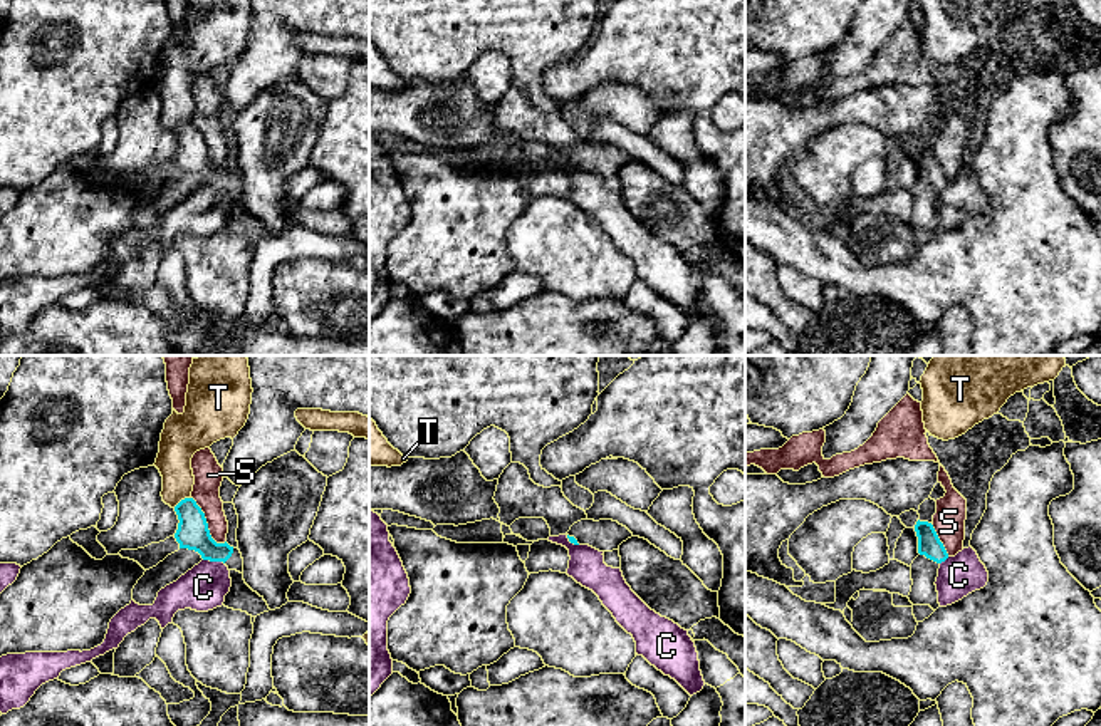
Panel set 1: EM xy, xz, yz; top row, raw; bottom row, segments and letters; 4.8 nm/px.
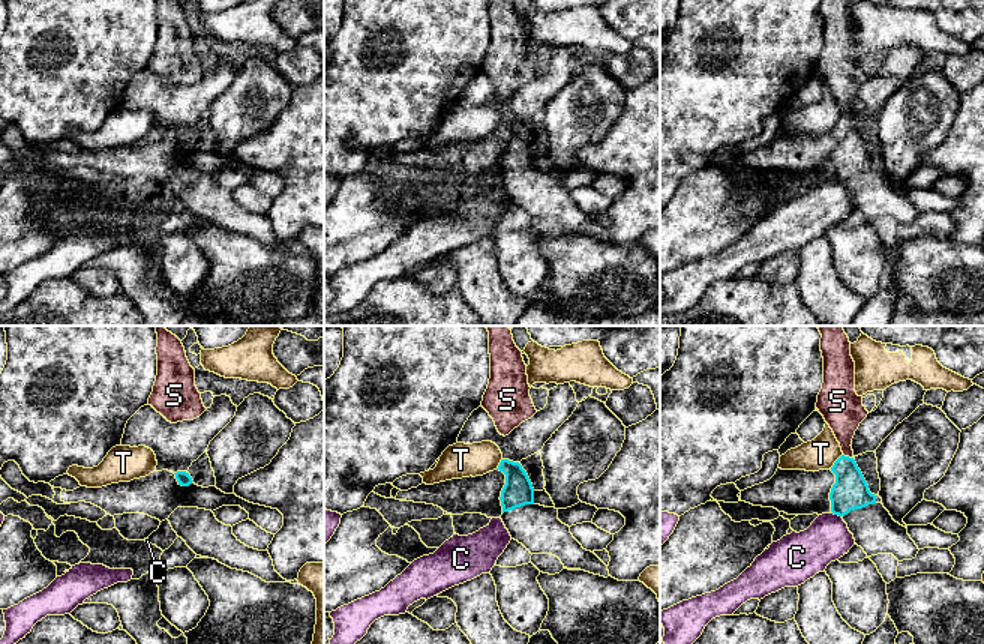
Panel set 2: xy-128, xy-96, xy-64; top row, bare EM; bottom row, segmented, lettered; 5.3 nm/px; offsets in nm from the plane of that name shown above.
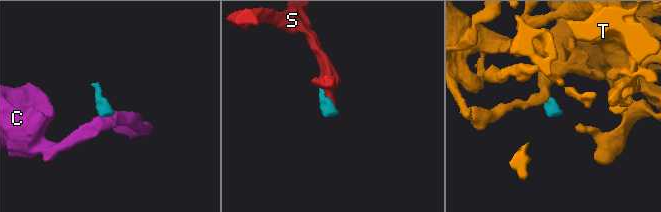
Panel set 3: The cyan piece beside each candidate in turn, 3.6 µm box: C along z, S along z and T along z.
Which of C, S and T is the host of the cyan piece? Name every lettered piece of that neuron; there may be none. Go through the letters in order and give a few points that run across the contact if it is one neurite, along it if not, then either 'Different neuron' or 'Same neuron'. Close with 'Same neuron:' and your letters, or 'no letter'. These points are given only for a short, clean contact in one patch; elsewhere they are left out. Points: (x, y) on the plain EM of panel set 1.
C: Line: xy (203, 183), (224, 188). Different neuron
S: Line: xy (192, 121), (203, 138), (208, 158), (224, 168). Different neuron
T: Line: xy (190, 121), (185, 121), (173, 131). Different neuron
Same neuron: no letter

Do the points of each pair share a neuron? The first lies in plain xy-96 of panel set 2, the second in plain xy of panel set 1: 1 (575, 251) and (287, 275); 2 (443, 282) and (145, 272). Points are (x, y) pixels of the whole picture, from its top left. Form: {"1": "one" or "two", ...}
{"1": "one", "2": "one"}

